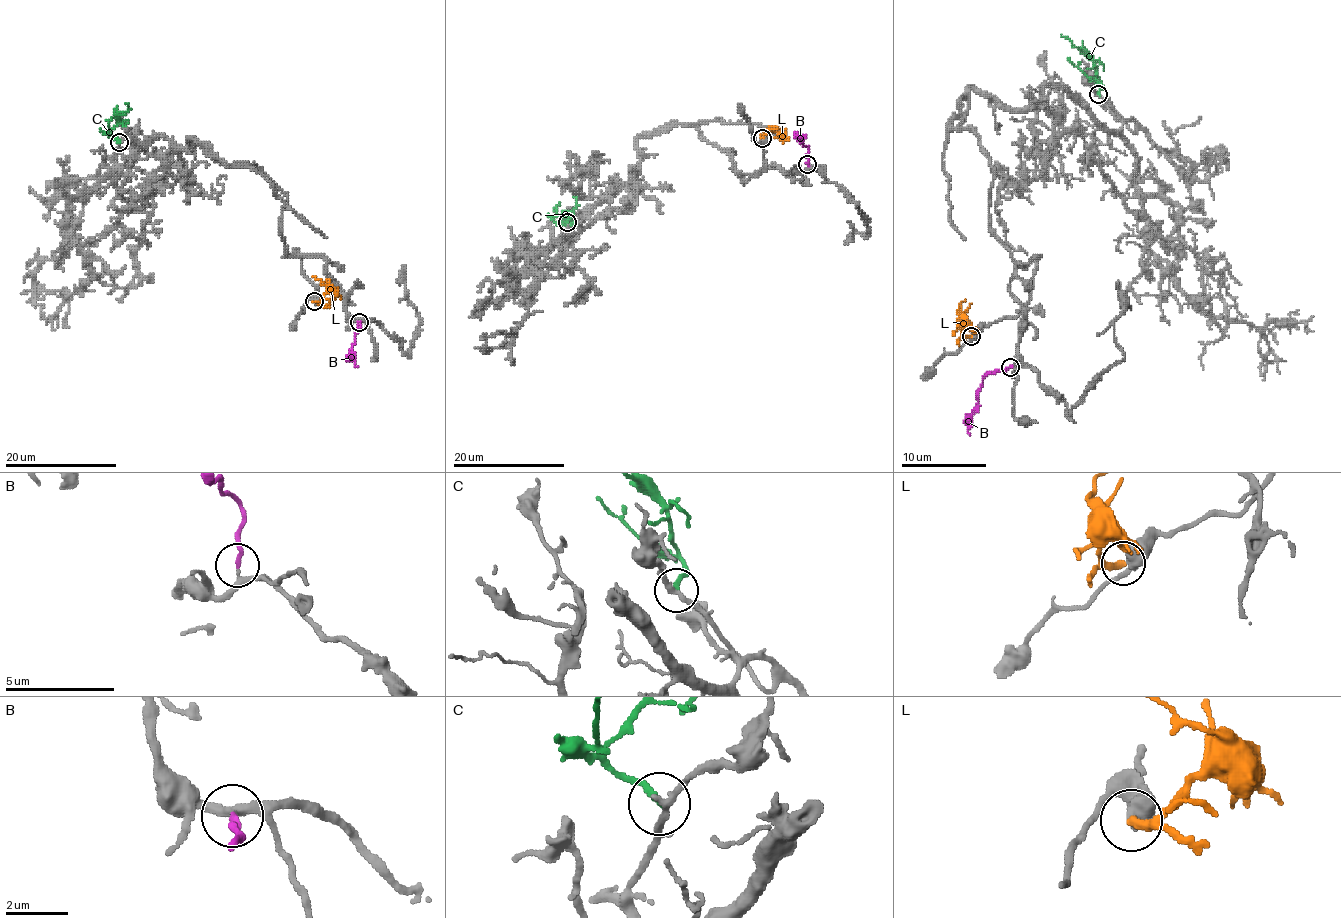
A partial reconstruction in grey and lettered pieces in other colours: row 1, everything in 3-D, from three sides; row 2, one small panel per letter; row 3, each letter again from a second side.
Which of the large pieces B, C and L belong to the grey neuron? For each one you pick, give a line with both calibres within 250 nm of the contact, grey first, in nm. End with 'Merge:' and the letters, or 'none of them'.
B: calibres 220 and 200 nm
Merge: B

